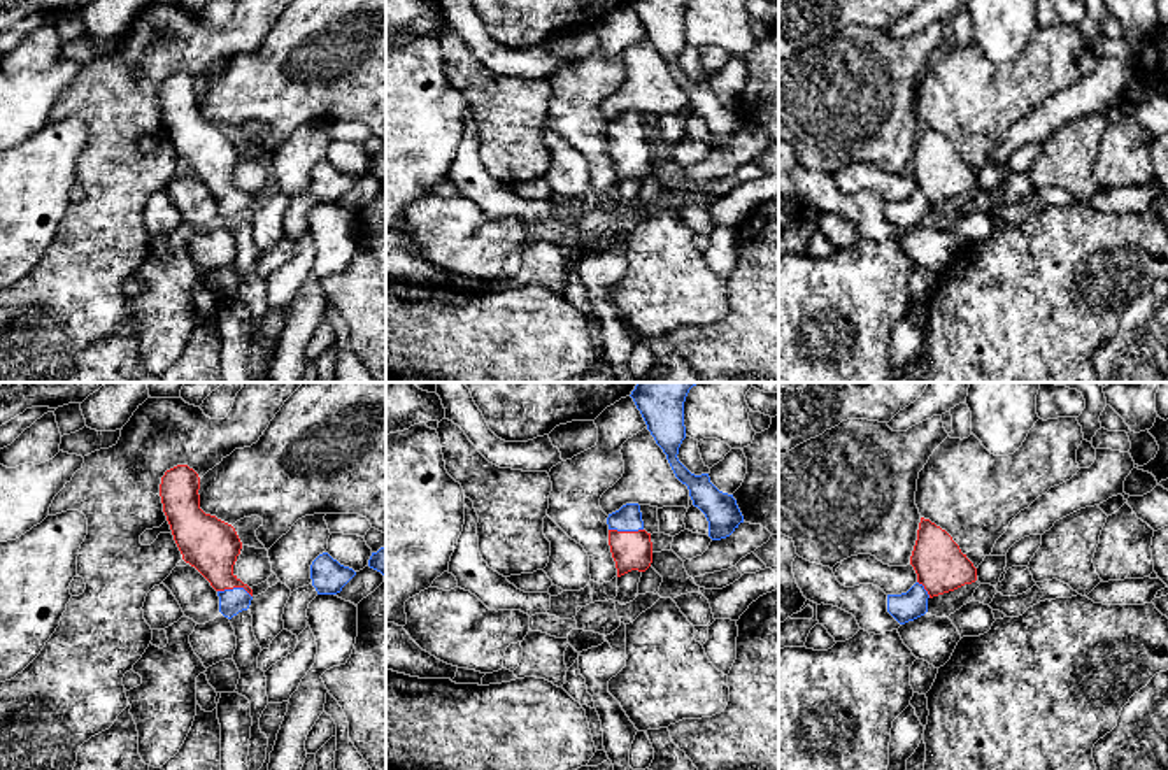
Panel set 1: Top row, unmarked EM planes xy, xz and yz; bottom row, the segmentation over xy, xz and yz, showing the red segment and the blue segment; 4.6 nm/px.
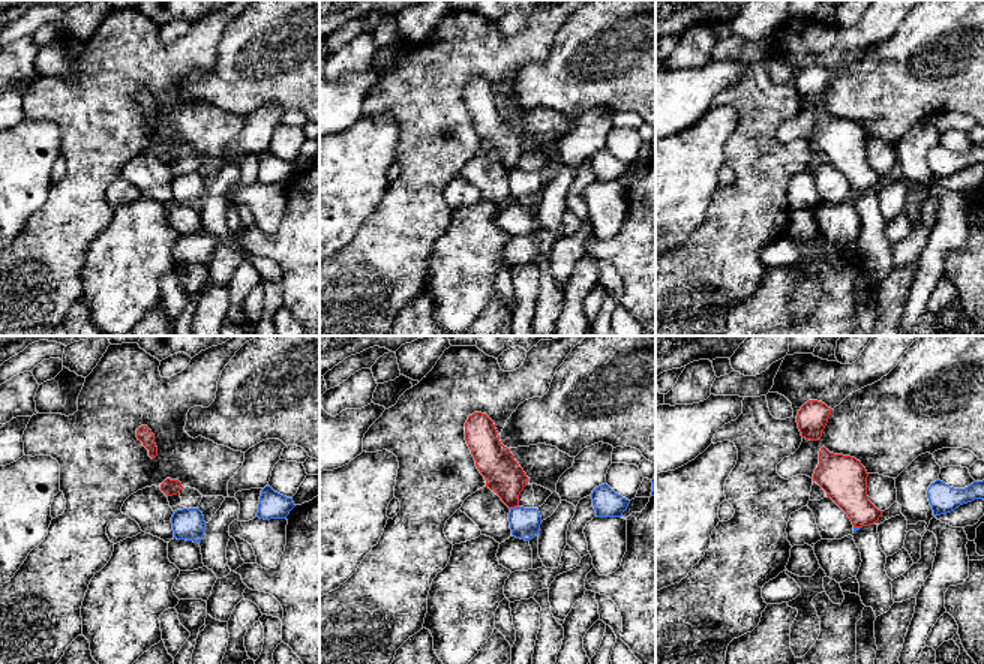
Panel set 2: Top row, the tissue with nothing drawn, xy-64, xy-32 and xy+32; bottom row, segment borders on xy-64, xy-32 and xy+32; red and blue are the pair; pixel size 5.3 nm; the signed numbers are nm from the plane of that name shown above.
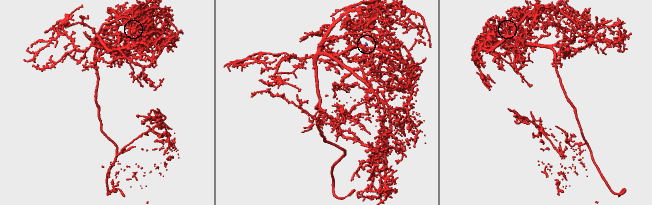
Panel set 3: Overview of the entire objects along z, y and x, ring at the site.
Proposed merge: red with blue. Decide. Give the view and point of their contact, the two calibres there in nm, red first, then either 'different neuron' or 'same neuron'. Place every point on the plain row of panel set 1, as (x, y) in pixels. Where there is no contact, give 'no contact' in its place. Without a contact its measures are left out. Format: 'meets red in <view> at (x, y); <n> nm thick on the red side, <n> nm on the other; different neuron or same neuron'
meets red in xy at (235, 193); 260 nm thick on the red side, 120 nm on the other; same neuron

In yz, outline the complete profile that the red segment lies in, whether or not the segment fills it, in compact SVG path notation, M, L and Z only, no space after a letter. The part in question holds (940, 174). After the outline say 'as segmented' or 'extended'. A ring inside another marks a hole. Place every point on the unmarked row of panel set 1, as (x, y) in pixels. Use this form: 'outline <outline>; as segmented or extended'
outline M921 125L910 163L917 189L901 202L887 202L887 219L905 232L928 219L928 207L977 188L977 175L952 144Z; extended

